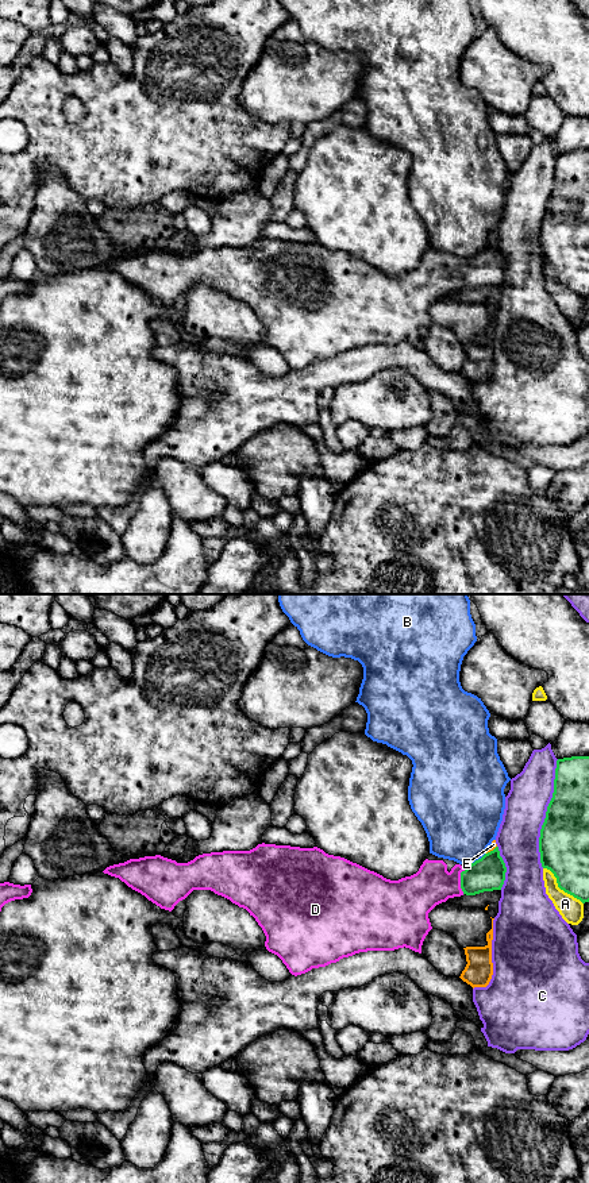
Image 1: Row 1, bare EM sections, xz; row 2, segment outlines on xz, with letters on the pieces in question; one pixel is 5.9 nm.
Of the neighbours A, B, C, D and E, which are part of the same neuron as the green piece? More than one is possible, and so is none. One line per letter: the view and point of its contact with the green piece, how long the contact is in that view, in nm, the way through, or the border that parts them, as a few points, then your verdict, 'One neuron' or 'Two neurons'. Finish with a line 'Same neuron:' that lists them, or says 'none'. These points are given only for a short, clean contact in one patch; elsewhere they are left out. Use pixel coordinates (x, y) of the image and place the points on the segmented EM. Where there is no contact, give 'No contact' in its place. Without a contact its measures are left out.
A: Touches green at xz (559, 887). Shared border 320 nm. Two neurons
B: Touches green at xz (478, 859). Shared border 130 nm. Two neurons
C: Touches green at xz (546, 813). Shared border 650 nm. Two neurons
D: Touches green at xz (461, 879). Shared border 170 nm. Path across: xz (487, 874), (473, 879), (461, 879), (455, 883), (432, 883). One neuron
E: Touches green at xz (491, 851). Shared border 80 nm. Boundary: xz (496, 846), (487, 854). Two neurons
Same neuron: D

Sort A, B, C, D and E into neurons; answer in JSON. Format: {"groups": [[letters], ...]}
{"groups": [["A"], ["B"], ["C"], ["D"], ["E"]]}

